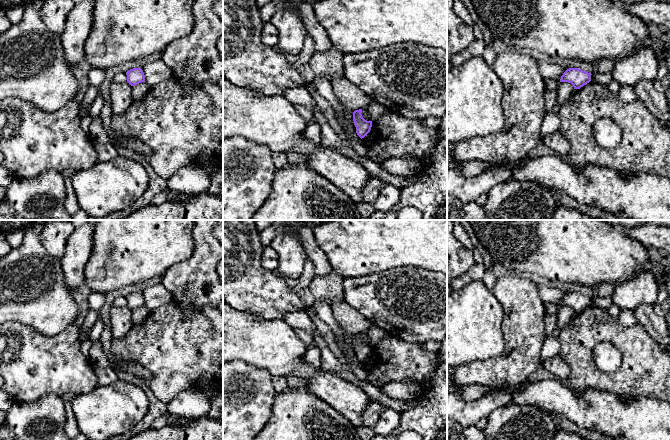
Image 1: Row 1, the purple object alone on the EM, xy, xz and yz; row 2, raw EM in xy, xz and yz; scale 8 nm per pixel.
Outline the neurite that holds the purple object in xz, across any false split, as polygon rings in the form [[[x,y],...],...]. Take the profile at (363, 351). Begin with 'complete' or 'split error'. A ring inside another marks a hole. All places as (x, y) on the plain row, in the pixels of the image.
complete | [[[362,333],[353,336],[353,345],[356,351],[357,359],[362,363],[370,356],[372,345],[367,345],[362,341]]]

